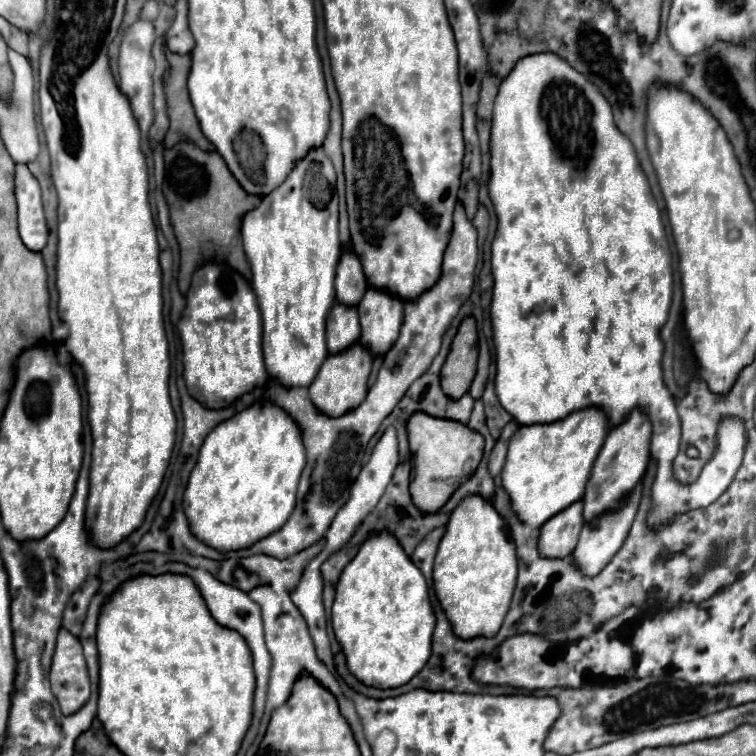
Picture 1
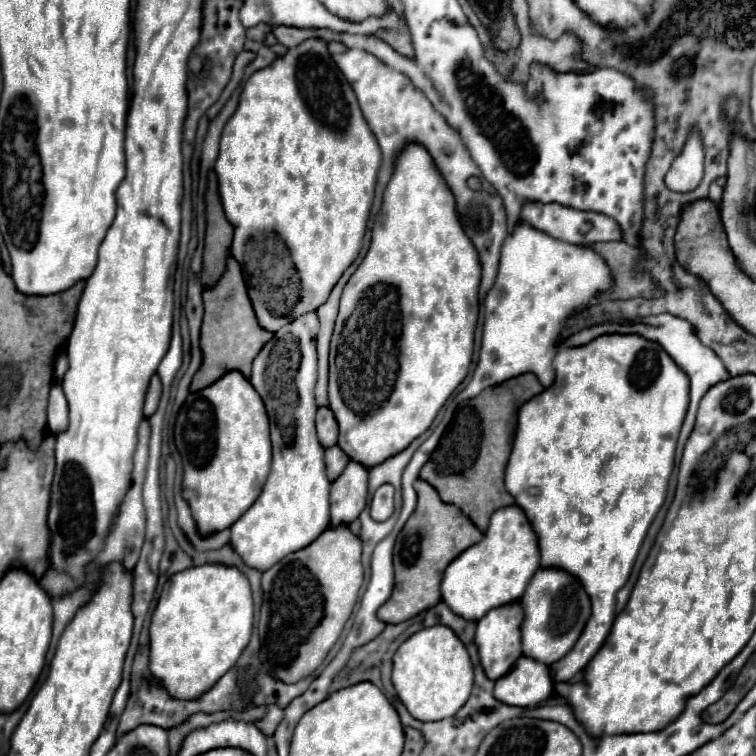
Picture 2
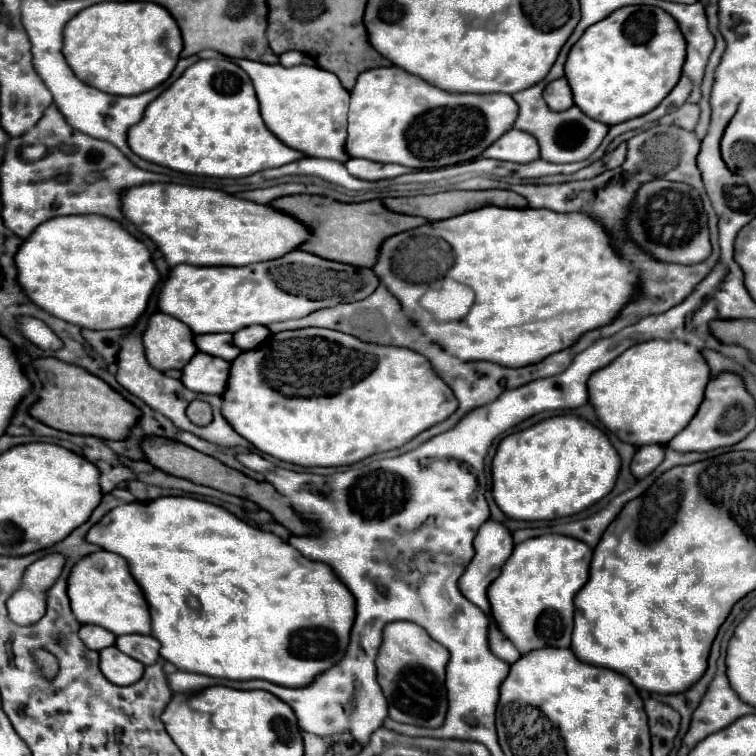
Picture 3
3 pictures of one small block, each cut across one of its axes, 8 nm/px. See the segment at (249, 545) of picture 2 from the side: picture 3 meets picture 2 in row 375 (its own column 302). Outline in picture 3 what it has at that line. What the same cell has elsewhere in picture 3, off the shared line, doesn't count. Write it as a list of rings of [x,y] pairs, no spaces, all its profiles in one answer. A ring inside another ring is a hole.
[[[294,250],[272,262],[248,266],[192,266],[178,264],[170,270],[160,294],[158,310],[184,322],[194,334],[238,332],[252,324],[270,324],[302,318],[322,308],[368,298],[378,286],[370,268],[354,268],[330,262],[314,254]],[[328,284],[328,286],[326,286]],[[300,288],[304,288],[300,292]],[[322,296],[322,298],[310,298]]]

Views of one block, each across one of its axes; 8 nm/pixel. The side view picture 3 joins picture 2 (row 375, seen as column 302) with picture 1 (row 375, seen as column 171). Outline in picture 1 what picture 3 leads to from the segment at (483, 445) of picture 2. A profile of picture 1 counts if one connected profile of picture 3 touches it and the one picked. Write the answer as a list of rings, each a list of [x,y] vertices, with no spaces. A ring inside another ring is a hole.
[[[466,316],[458,326],[458,332],[450,344],[448,358],[440,370],[440,384],[446,396],[458,400],[462,394],[468,392],[476,376],[476,362],[478,362],[476,320],[472,316]]]

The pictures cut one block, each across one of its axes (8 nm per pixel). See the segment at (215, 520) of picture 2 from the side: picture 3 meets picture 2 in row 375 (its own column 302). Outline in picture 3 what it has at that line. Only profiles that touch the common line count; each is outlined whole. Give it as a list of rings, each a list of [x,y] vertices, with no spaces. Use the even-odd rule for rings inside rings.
[[[140,184],[128,188],[122,202],[122,214],[130,220],[144,236],[148,236],[164,254],[170,266],[176,264],[230,264],[230,266],[244,266],[252,262],[264,262],[272,258],[280,258],[286,252],[294,250],[308,238],[308,228],[300,226],[292,216],[280,214],[264,204],[254,204],[222,190],[212,188],[196,188],[196,186],[182,186],[182,184]]]

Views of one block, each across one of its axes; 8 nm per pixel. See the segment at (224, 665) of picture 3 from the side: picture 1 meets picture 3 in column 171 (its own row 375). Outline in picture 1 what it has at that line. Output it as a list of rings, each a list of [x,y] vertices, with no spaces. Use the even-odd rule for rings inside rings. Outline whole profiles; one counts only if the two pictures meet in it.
[[[542,52],[542,54],[530,54],[524,56],[514,64],[510,74],[502,80],[494,108],[492,108],[492,128],[490,128],[490,180],[488,180],[488,196],[494,204],[496,216],[498,216],[498,228],[496,236],[492,240],[492,276],[494,276],[494,288],[492,288],[492,304],[490,304],[490,320],[494,330],[494,348],[496,348],[496,396],[506,412],[514,416],[520,424],[548,424],[566,418],[570,412],[598,406],[608,412],[610,424],[618,426],[624,416],[634,408],[640,406],[648,412],[652,422],[652,440],[650,440],[650,454],[658,460],[658,476],[652,486],[652,508],[648,514],[648,524],[658,526],[662,522],[668,522],[676,512],[686,512],[690,508],[704,508],[718,500],[722,492],[726,492],[728,484],[734,480],[736,470],[742,464],[744,446],[746,446],[746,432],[740,418],[722,418],[718,424],[716,434],[716,452],[711,460],[704,466],[698,480],[690,486],[680,486],[672,476],[672,460],[678,454],[680,444],[680,420],[676,412],[676,404],[672,394],[668,392],[664,380],[662,380],[662,352],[664,344],[660,340],[660,328],[668,320],[670,300],[672,300],[672,266],[670,266],[670,248],[664,236],[662,216],[658,210],[658,204],[650,192],[648,178],[644,176],[640,162],[636,158],[636,150],[632,142],[618,130],[614,124],[612,106],[608,100],[600,94],[598,86],[592,84],[586,76],[576,72],[564,58]]]

